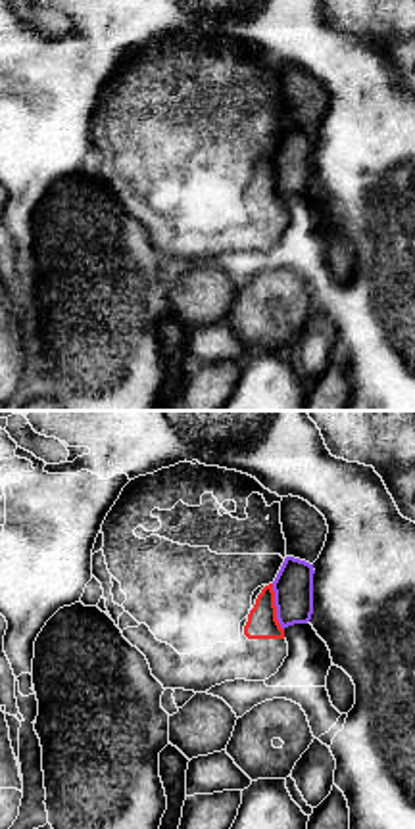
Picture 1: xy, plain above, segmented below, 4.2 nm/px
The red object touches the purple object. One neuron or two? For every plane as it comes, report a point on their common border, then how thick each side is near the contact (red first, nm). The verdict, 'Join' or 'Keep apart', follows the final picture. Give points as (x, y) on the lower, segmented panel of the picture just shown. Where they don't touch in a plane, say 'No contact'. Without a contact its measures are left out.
Touches red at (275, 607). Thickness 130 nm (red) against 160 nm

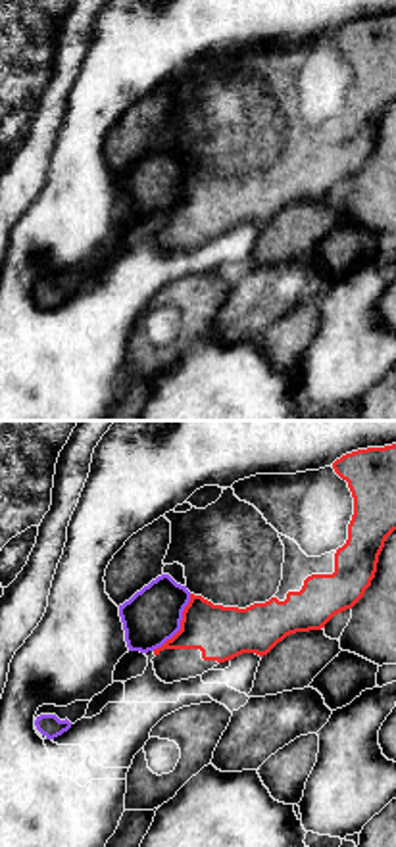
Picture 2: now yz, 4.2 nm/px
Touches red at (181, 625). Thickness 220 nm (red) against 240 nm

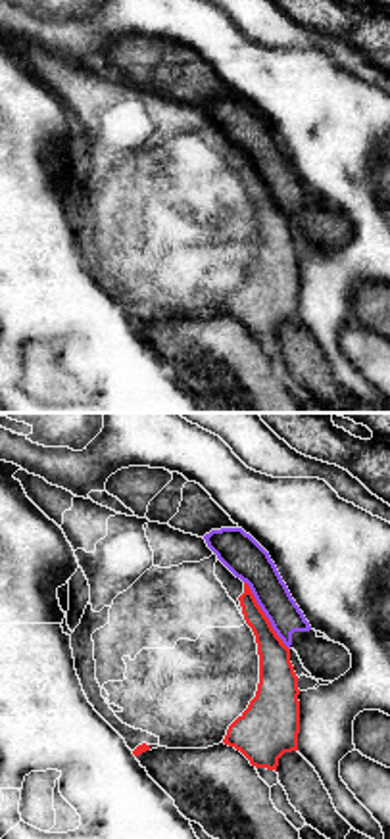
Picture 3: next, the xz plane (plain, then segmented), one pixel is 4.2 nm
Touches red at (264, 615). Thickness 140 nm (red) against 170 nm

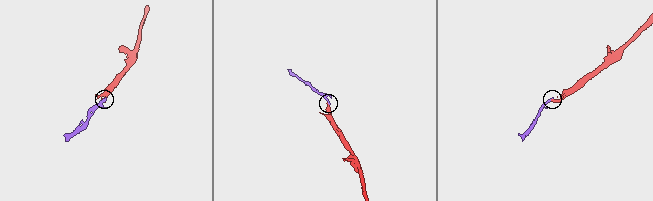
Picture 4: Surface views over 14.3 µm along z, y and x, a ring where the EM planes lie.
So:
Keep apart

